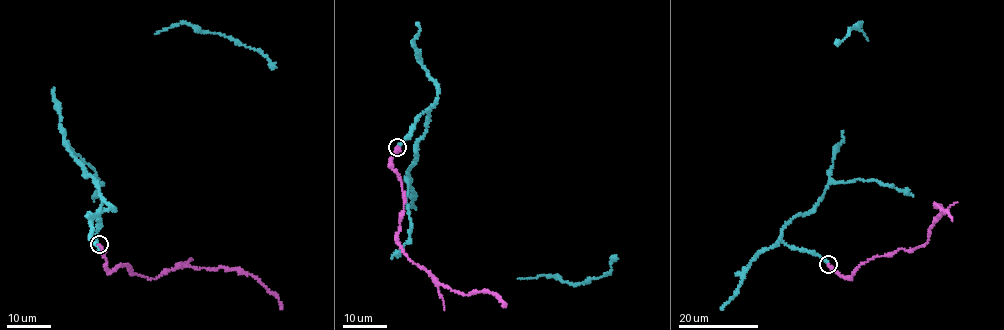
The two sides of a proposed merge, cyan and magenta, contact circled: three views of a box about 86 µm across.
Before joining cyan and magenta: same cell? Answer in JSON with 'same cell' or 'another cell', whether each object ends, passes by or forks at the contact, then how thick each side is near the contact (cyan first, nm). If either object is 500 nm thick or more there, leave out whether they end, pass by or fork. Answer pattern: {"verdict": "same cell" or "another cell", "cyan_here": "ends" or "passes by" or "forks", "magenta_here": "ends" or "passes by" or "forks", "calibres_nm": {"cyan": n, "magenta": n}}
{"verdict": "same cell", "cyan_here": "ends", "magenta_here": "ends", "calibres_nm": {"cyan": 190, "magenta": 240}}

